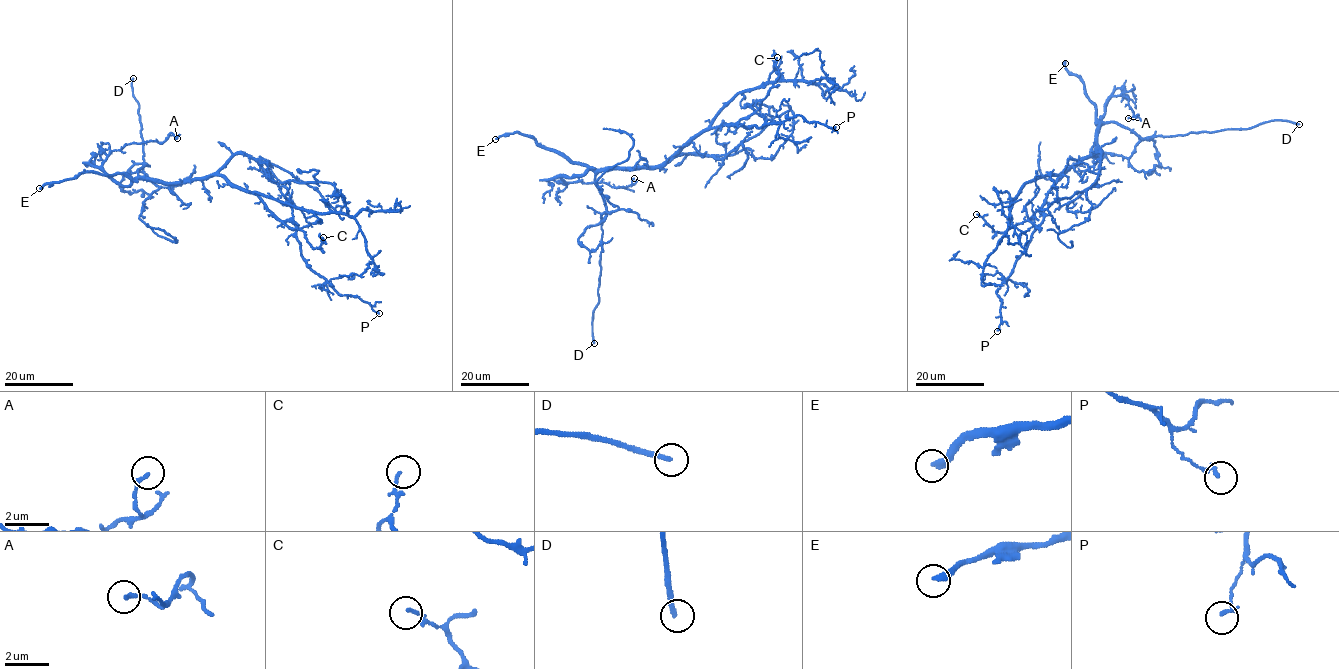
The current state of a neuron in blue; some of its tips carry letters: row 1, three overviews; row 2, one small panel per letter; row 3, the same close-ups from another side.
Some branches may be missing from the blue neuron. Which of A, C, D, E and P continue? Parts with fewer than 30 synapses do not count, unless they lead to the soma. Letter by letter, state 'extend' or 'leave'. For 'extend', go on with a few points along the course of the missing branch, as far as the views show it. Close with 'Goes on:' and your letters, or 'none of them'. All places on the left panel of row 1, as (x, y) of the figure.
A: leave
C: leave
D: extend; course (133, 78), (128, 59), (119, 55), (67, 54), (45, 61), (38, 60), (28, 49), (12, 53)
E: extend
P: leave
Goes on: D, E

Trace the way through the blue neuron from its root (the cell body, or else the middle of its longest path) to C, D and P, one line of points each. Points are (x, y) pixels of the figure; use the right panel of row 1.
C: (1097, 156), (1083, 158), (1064, 171), (1031, 218), (1003, 232), (993, 231), (976, 214)
D: (1097, 156), (1095, 135), (1106, 122), (1116, 122), (1145, 138), (1251, 128), (1270, 120), (1299, 124)
P: (1097, 156), (1083, 158), (1064, 171), (1047, 194), (1041, 208), (1043, 220), (996, 292), (1002, 301), (997, 331)

